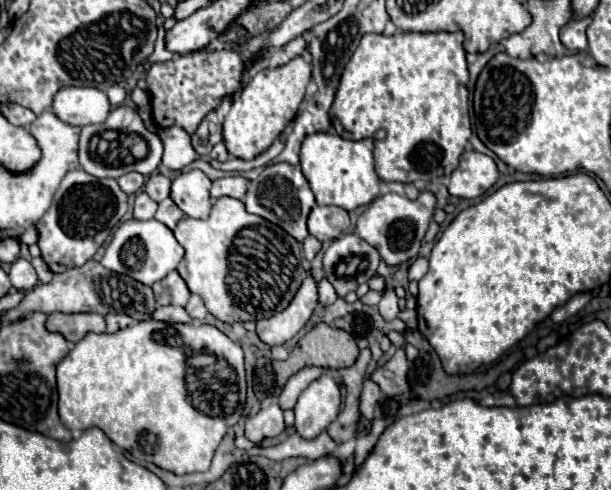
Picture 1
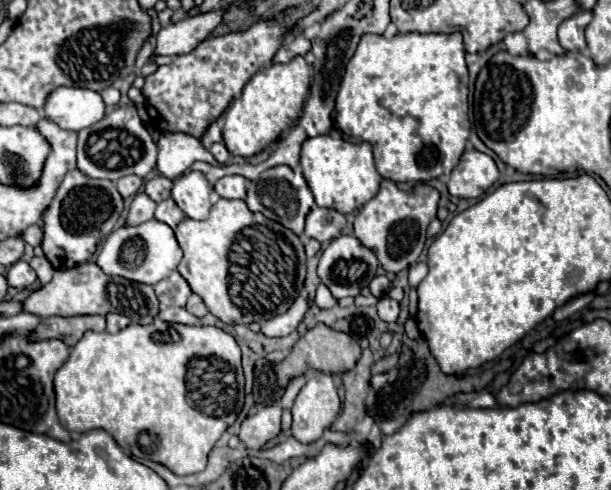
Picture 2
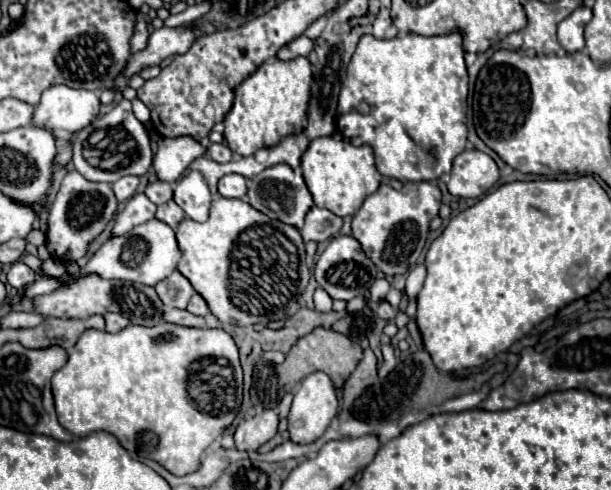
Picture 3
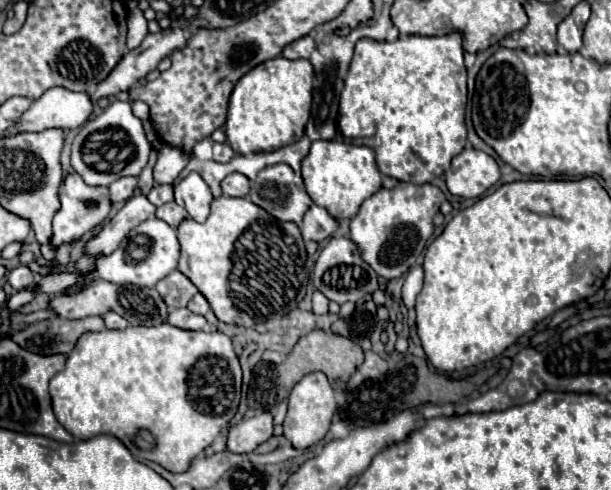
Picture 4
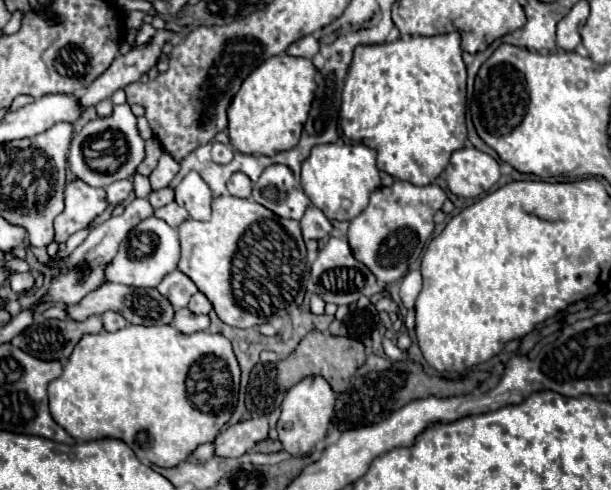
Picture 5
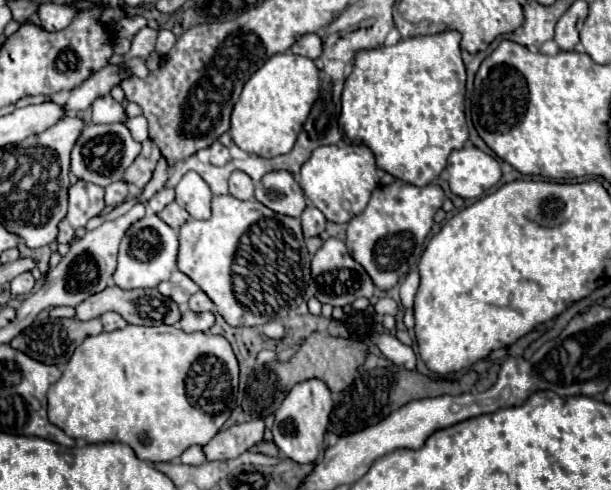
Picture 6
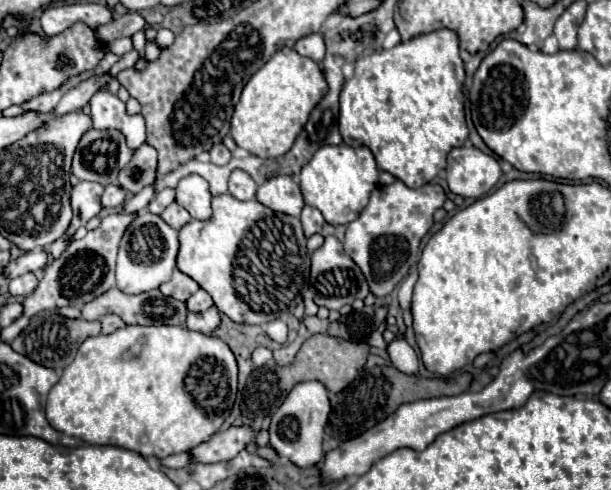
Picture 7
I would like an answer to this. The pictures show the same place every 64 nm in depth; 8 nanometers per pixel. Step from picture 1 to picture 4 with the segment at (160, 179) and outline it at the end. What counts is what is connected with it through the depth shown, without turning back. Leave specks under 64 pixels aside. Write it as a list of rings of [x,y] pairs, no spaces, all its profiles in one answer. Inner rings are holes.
[[[158,184],[158,186],[154,186],[154,188],[148,192],[148,200],[150,200],[154,206],[162,206],[162,204],[174,200],[172,186],[170,186],[170,184]]]

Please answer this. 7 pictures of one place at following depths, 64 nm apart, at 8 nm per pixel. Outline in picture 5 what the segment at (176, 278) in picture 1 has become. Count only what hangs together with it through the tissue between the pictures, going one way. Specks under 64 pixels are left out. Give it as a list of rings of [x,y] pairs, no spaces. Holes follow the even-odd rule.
[[[180,270],[170,272],[156,288],[158,288],[158,292],[160,292],[164,298],[170,300],[170,304],[172,304],[176,310],[186,308],[188,302],[190,302],[190,298],[198,292],[196,284],[194,284],[186,274],[182,274]]]

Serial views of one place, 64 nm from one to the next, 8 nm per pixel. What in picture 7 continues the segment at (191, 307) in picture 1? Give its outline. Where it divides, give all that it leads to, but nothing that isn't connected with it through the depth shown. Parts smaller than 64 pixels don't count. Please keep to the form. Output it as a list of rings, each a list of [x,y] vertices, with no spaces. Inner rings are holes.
[[[202,288],[194,296],[190,296],[186,304],[188,304],[188,310],[192,310],[192,312],[204,312],[204,310],[208,310],[208,308],[214,306],[210,294],[206,290],[202,290]]]

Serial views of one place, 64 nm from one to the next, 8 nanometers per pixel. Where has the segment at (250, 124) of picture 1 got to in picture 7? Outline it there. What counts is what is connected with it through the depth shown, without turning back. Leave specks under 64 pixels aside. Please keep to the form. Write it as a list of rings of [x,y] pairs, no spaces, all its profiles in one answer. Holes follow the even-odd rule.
[[[292,48],[278,50],[244,86],[242,98],[234,108],[230,136],[234,142],[260,158],[276,158],[286,154],[300,130],[304,128],[312,108],[326,92],[324,76],[318,64],[296,54]]]

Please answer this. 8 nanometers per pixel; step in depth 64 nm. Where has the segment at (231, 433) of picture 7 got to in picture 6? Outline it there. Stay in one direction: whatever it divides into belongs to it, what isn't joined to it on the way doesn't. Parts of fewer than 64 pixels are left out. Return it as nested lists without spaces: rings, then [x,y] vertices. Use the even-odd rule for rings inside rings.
[[[250,420],[244,424],[234,424],[228,430],[220,430],[206,446],[206,458],[208,460],[228,460],[244,454],[254,444],[262,442],[266,424],[264,420]]]

